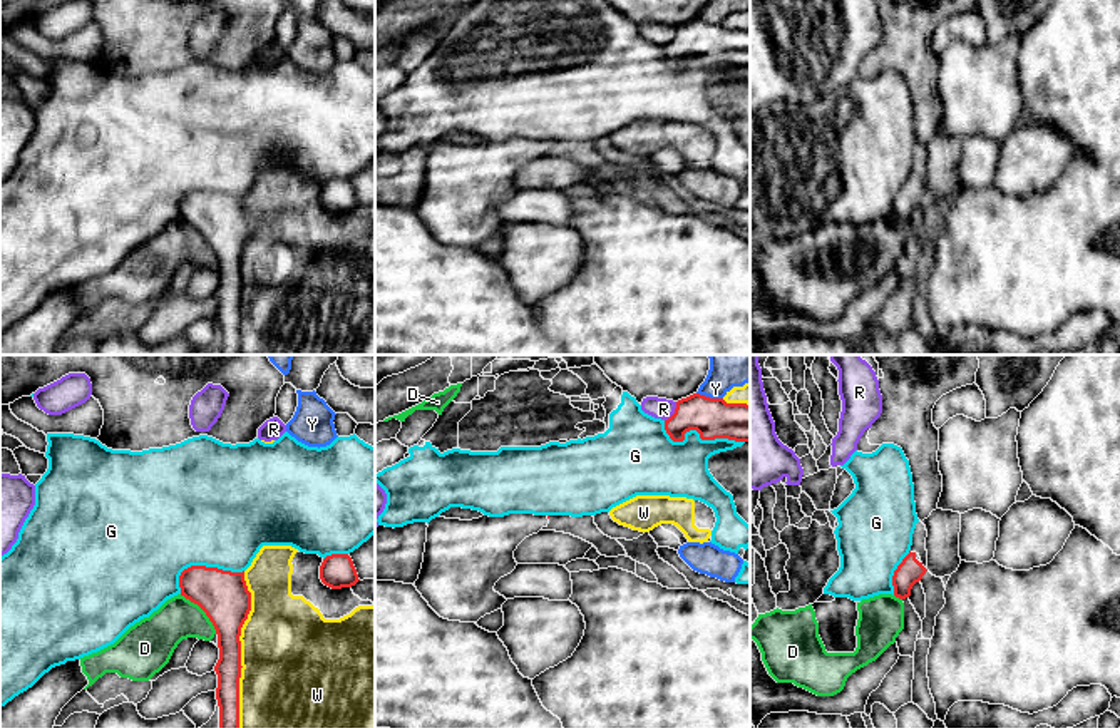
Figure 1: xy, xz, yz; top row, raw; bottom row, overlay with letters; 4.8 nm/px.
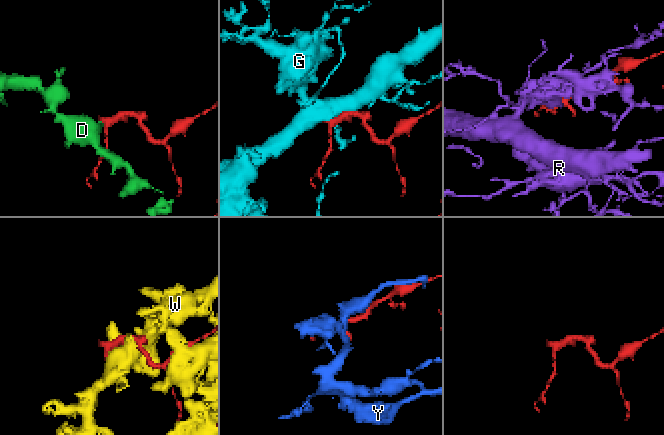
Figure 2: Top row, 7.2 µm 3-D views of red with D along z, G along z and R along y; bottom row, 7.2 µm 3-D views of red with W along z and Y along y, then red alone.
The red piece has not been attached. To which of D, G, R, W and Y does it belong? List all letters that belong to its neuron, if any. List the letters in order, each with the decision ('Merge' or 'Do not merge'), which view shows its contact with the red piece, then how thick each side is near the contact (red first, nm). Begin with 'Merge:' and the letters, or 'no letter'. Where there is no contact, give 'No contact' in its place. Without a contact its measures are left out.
Merge: no letter
D: Do not merge. Touches red in xy. Thickness 240 nm (red) against 200 nm
G: Do not merge. Touches red in xz. Thickness 190 nm (red) against 280 nm
R: Do not merge. Touches red in xz. Thickness 190 nm (red) against 100 nm
W: Do not merge. Touches red in xy. Thickness 240 nm (red) against 480 nm
Y: Do not merge. Touches red in xz. Thickness 190 nm (red) against 280 nm

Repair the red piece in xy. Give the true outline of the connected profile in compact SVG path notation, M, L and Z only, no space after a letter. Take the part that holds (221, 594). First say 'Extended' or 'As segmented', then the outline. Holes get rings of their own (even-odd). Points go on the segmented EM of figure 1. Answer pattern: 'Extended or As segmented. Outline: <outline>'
As segmented. Outline: M191 566L179 576L181 596L198 604L218 634L216 700L219 728L239 728L241 628L251 611L243 572Z

